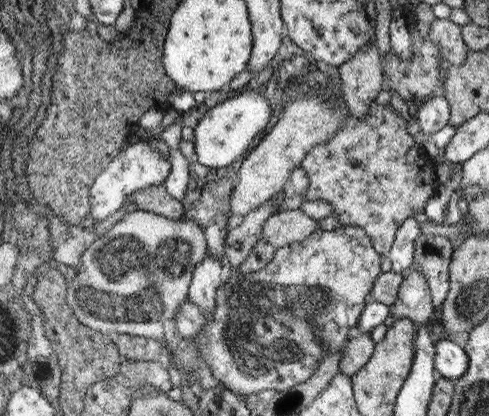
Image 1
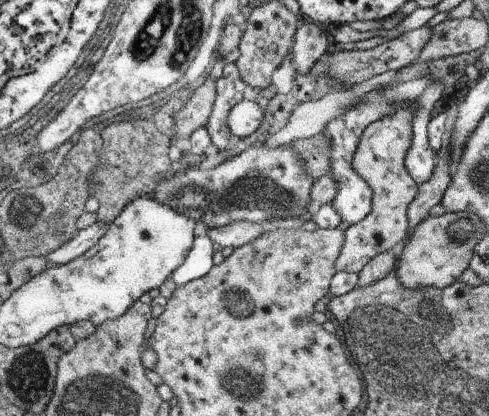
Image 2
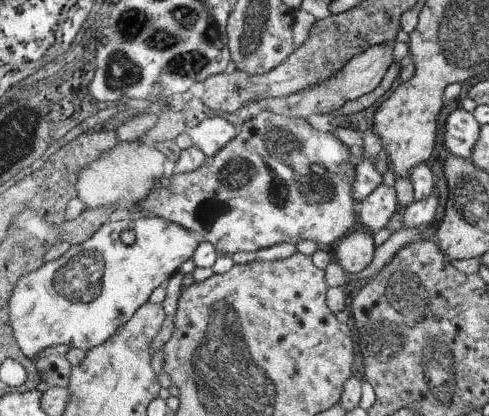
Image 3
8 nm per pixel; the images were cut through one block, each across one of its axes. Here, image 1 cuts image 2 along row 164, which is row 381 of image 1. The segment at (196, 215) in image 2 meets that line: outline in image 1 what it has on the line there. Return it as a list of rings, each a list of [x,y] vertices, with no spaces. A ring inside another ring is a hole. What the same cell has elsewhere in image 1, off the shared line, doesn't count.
[[[337,226],[329,232],[315,230],[309,238],[277,250],[265,268],[251,274],[233,272],[231,278],[215,290],[211,318],[201,328],[199,336],[189,340],[191,350],[185,342],[175,338],[175,342],[171,342],[171,358],[179,358],[183,372],[189,374],[197,374],[197,366],[205,364],[211,376],[219,380],[221,388],[227,388],[237,396],[251,396],[263,390],[285,392],[307,382],[315,370],[319,370],[319,364],[331,354],[341,354],[357,332],[357,322],[367,304],[367,296],[371,294],[379,272],[383,272],[379,270],[379,252],[371,248],[371,242],[367,232],[355,226]]]

